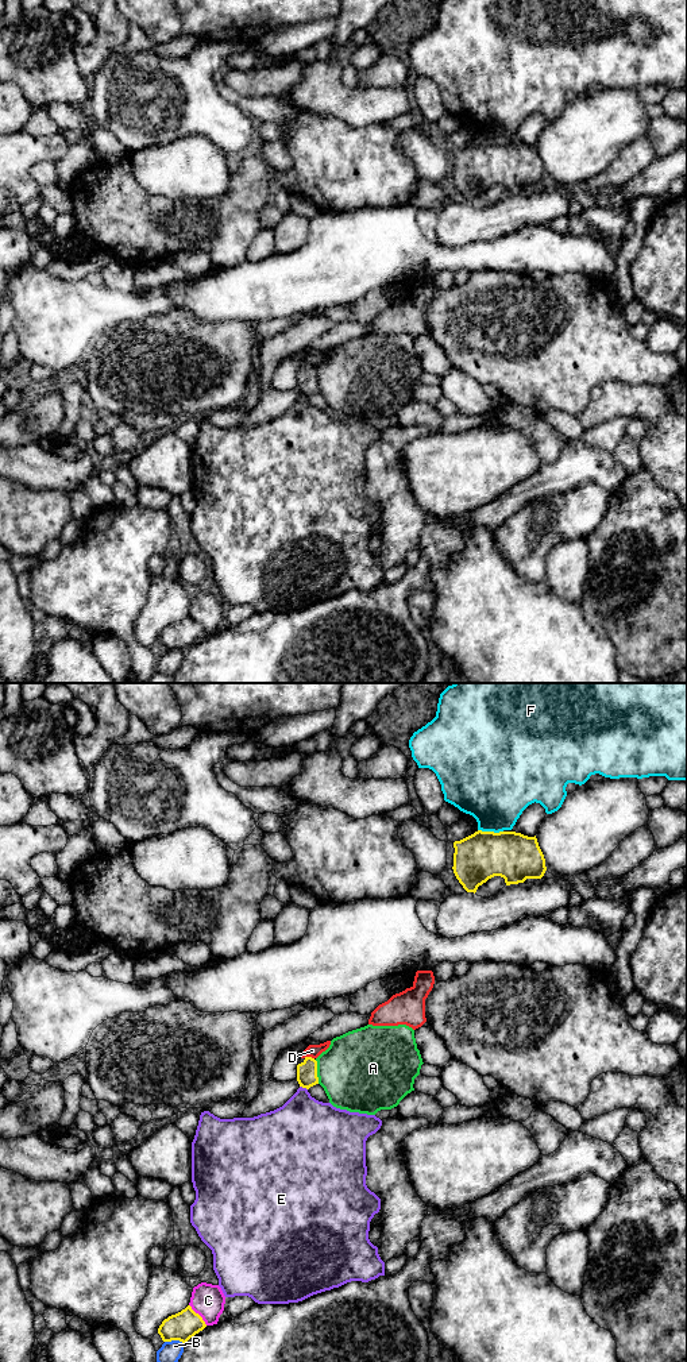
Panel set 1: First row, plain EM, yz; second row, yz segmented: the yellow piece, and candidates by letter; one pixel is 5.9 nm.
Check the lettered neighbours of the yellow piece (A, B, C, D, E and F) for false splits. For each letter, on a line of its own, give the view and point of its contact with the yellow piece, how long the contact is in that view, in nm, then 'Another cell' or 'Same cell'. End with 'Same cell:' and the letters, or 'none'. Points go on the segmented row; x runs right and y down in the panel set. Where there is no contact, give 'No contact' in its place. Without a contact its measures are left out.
A: Touches yellow at yz (316, 1072). Shared border 150 nm. Another cell
B: Touches yellow at yz (174, 1339). Shared border 120 nm. Another cell
C: Touches yellow at yz (199, 1315). Shared border 170 nm. Another cell
D: Touches yellow at yz (309, 1057). Shared border 60 nm. Another cell
E: Touches yellow at yz (304, 1087). Shared border 50 nm. Another cell
F: Touches yellow at yz (490, 832). Shared border 150 nm. Another cell
Same cell: none

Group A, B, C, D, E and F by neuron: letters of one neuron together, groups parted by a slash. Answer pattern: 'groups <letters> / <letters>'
groups A / B / C / D / E / F

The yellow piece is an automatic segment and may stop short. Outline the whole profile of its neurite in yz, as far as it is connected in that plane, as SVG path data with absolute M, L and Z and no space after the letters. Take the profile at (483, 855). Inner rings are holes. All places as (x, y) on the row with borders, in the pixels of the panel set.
M482 832L454 842L454 873L467 892L476 892L478 887L494 876L505 879L506 886L524 883L526 879L541 879L547 871L544 854L537 838L516 832Z

